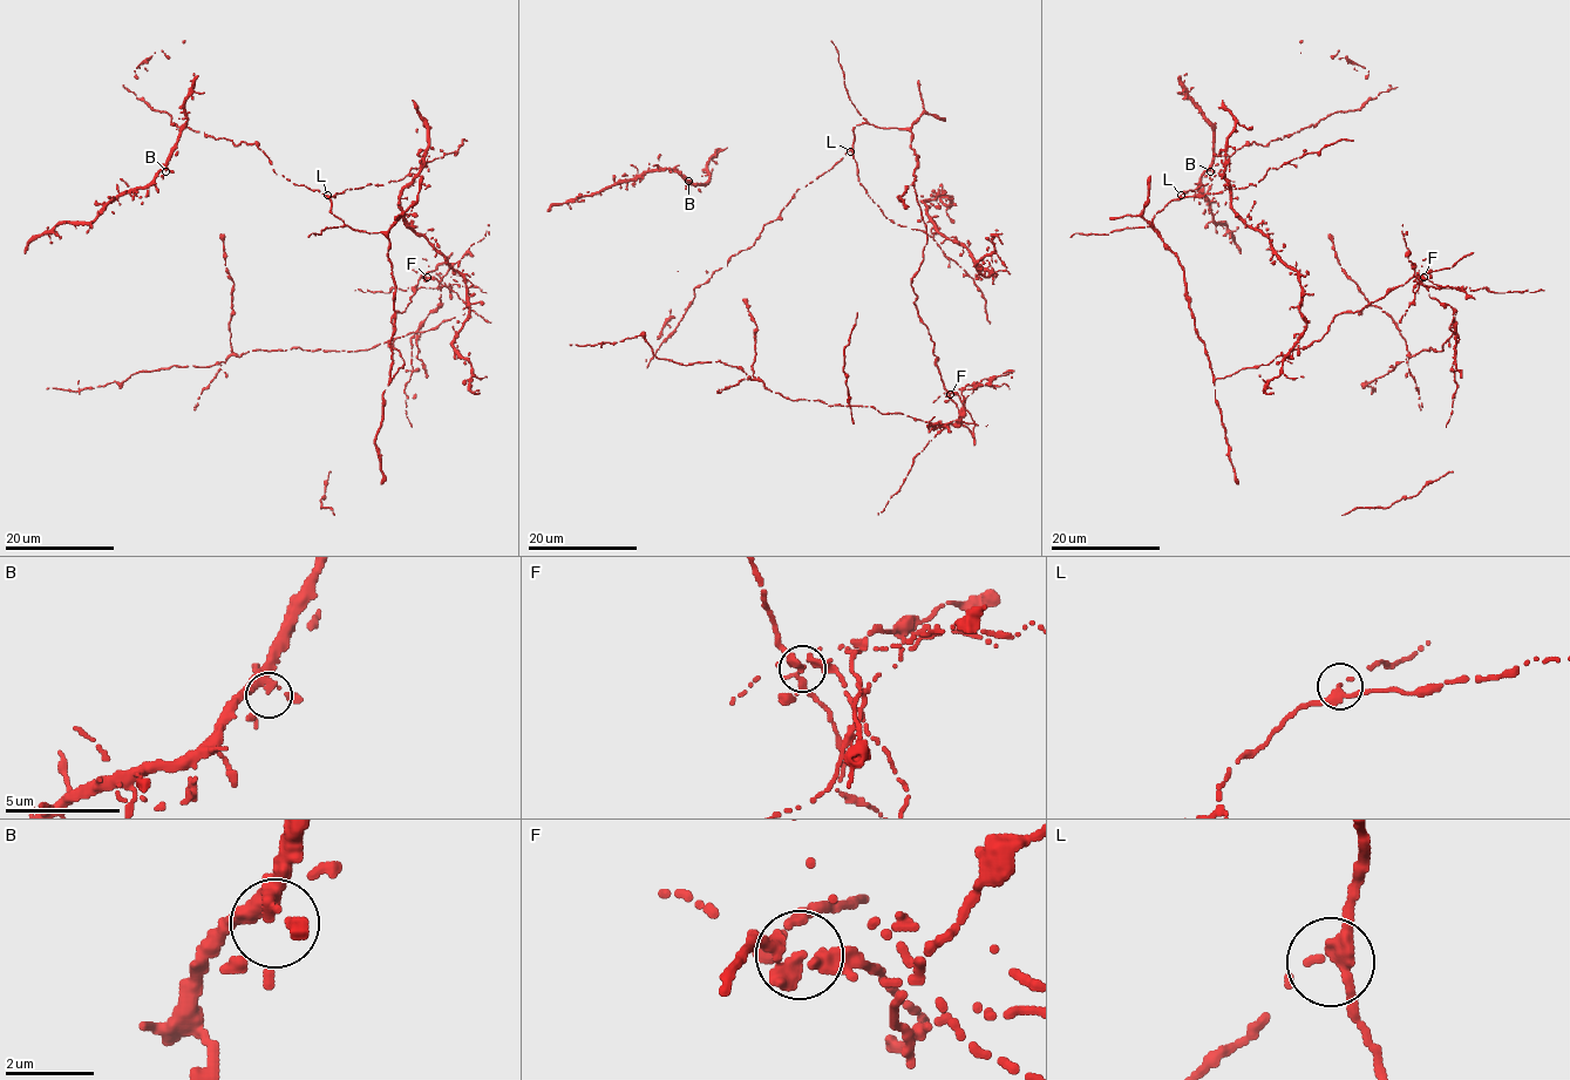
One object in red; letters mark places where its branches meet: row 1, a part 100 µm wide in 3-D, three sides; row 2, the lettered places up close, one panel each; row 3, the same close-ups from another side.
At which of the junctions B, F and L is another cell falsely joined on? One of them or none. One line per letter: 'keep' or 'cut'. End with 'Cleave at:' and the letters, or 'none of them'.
B: keep
F: cut
L: keep
Cleave at: F

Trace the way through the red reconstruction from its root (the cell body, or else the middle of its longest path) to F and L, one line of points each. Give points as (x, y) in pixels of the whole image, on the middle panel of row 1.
F: (926, 225), (924, 259), (910, 284), (917, 297), (915, 305), (918, 317), (933, 342), (940, 378), (950, 394)
L: (926, 225), (912, 185), (918, 156), (911, 148), (909, 130), (858, 124), (853, 128), (850, 151)

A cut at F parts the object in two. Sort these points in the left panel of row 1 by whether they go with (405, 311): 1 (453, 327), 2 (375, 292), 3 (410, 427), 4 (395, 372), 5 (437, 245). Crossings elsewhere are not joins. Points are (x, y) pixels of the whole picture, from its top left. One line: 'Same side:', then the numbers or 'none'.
Same side: 1, 4, 5

